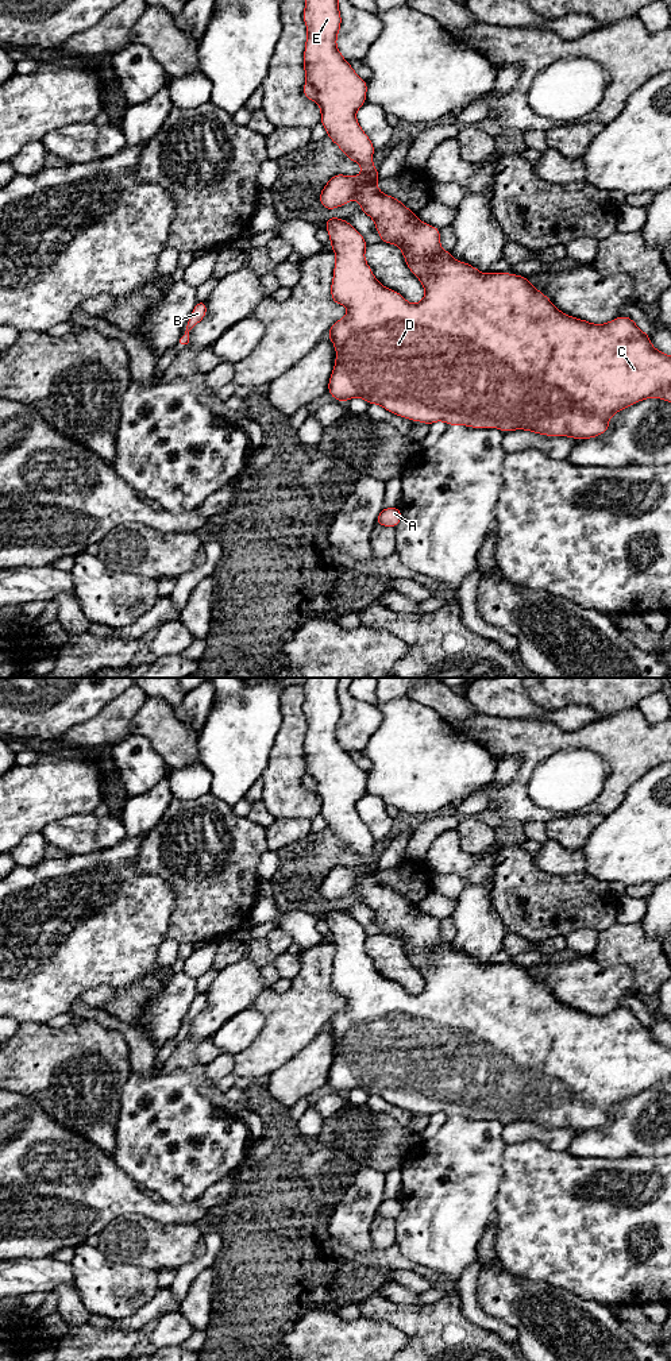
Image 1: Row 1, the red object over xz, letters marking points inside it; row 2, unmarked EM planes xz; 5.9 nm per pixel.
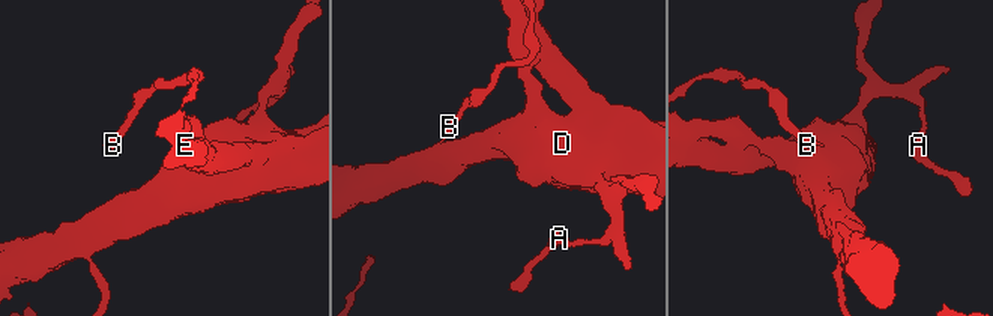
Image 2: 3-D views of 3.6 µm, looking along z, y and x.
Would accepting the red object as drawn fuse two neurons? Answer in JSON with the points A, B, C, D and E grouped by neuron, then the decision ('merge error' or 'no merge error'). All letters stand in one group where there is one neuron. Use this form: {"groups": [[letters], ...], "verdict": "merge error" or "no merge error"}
{"groups": [["A", "C", "D", "E"], ["B"]], "verdict": "merge error"}

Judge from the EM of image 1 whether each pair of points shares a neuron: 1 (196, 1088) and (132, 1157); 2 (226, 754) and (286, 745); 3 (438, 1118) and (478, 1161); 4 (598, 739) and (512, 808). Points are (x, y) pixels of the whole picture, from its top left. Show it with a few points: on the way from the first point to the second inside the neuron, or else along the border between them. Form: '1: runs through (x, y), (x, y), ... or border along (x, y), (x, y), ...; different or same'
1: runs through (178, 1106), (150, 1140); same
2: border along (282, 718), (267, 766), (259, 777); different
3: border along (450, 1117), (431, 1137), (423, 1140); different
4: runs through (570, 740), (552, 740), (528, 764), (521, 779); same

